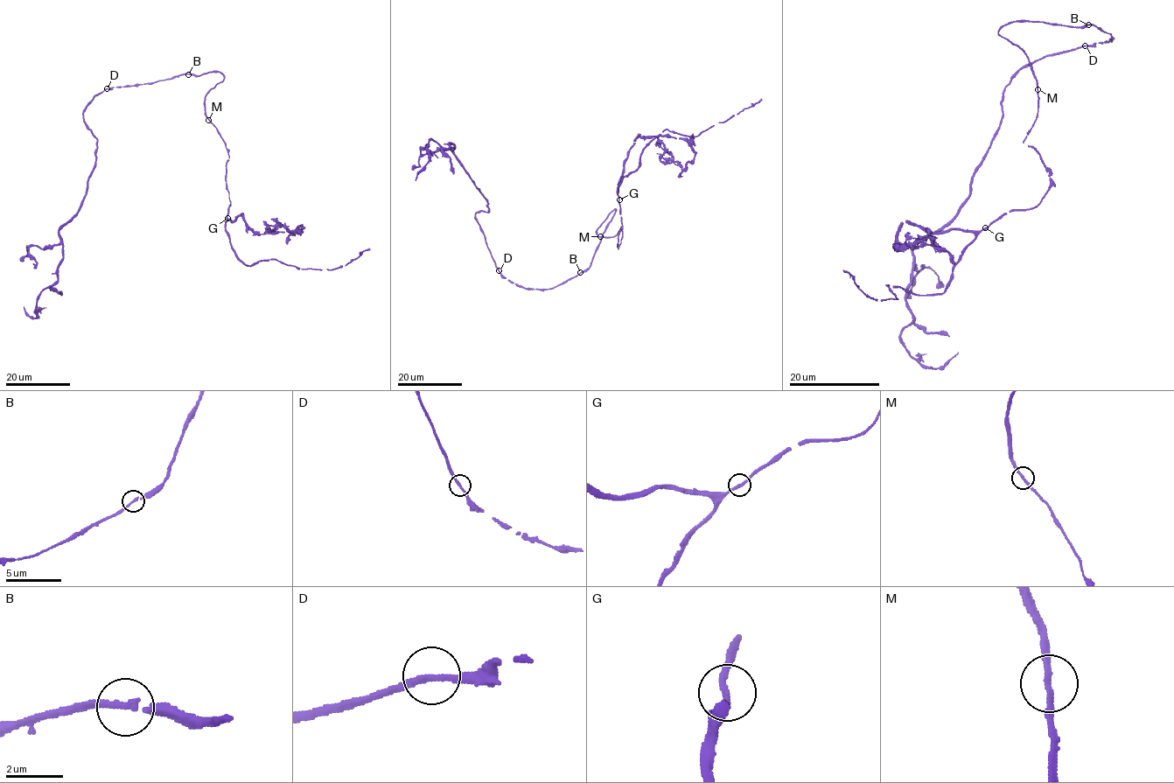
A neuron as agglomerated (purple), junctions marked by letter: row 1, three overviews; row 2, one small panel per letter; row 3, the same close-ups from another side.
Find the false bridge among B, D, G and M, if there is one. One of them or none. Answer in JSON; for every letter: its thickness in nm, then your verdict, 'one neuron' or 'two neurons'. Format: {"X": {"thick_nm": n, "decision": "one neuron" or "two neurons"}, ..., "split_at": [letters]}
{"B": {"thick_nm": 200, "decision": "one neuron"}, "D": {"thick_nm": 200, "decision": "one neuron"}, "G": {"thick_nm": 200, "decision": "one neuron"}, "M": {"thick_nm": 190, "decision": "one neuron"}, "split_at": []}

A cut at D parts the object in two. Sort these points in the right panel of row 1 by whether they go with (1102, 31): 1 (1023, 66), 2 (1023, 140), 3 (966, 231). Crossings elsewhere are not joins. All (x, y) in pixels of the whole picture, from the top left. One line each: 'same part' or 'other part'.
1: other part
2: same part
3: same part

